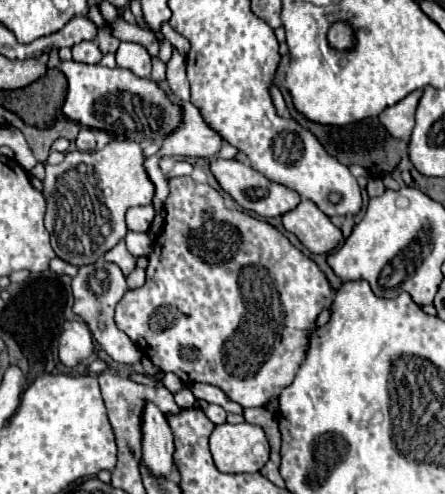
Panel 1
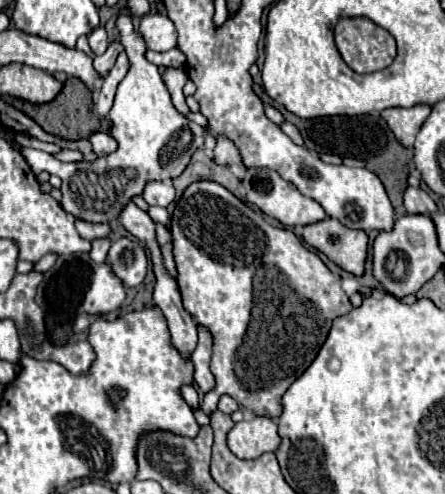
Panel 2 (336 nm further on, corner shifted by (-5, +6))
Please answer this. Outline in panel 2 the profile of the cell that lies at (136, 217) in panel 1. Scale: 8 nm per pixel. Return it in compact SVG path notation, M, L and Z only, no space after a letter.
M149 181L143 189L143 199L149 205L167 207L175 199L175 187L171 183L165 183L165 181Z

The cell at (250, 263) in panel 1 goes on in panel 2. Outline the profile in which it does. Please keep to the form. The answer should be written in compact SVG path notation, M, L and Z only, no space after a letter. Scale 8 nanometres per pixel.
M197 181L185 189L171 217L171 235L185 309L195 323L205 325L213 335L211 371L215 375L215 387L211 393L205 393L201 411L205 415L217 411L219 397L227 393L251 415L277 419L283 409L283 393L313 363L333 319L353 309L341 289L341 279L315 253L303 247L295 233L275 229L261 213L213 181Z

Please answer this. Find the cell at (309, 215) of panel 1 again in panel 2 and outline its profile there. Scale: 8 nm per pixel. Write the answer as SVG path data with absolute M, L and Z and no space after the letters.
M325 219L307 225L303 231L307 245L325 253L335 265L361 277L365 273L369 237L365 231L347 229L337 219Z

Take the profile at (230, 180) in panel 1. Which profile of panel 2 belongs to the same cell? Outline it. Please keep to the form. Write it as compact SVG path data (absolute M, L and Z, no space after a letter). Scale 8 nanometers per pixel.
M247 169L245 177L243 177L243 187L247 191L249 203L259 207L265 215L281 221L283 225L289 225L289 227L311 225L311 223L327 219L327 213L323 211L323 207L317 201L301 195L289 181L281 179L279 173L275 173L271 169L267 169L267 171L265 169Z

